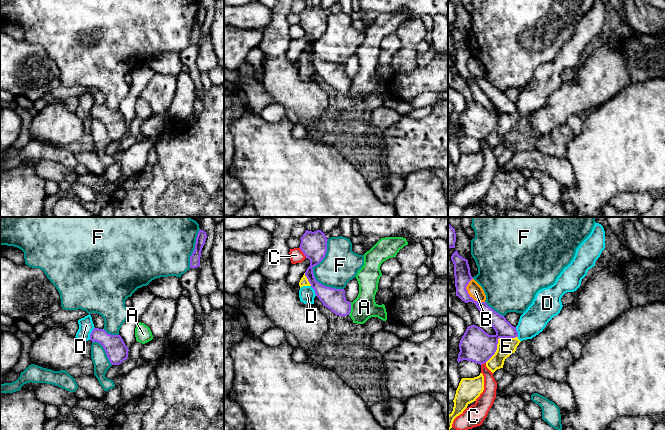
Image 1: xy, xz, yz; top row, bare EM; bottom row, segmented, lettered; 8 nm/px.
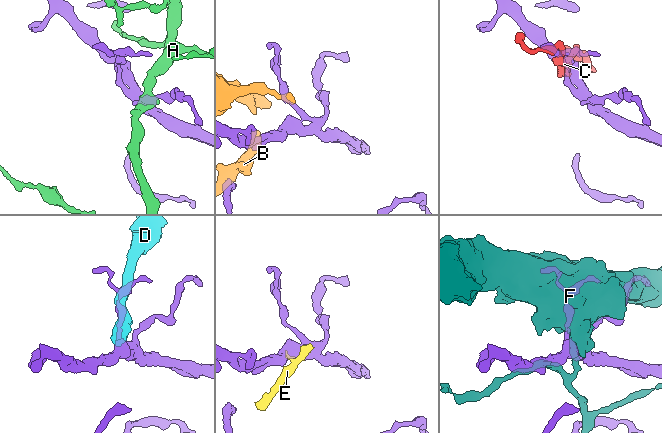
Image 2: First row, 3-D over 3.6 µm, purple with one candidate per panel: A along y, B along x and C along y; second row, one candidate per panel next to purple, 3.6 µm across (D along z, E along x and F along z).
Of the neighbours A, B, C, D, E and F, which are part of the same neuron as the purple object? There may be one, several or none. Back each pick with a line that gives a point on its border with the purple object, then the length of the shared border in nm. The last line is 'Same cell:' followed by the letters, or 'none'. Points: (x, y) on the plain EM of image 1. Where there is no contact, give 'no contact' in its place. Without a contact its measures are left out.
Same cell: none

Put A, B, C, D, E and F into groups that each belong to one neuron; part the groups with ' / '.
A / B / C / D E / F

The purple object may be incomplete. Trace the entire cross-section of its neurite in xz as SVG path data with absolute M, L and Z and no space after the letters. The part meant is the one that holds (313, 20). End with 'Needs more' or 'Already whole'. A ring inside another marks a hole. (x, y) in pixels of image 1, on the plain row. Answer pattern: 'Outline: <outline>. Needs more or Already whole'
Outline: M306 6L300 14L300 25L310 36L310 42L305 48L311 63L314 65L316 72L323 79L323 82L330 85L339 92L347 92L351 87L351 78L346 76L344 65L335 65L319 59L313 49L313 43L318 41L326 31L328 15L321 6Z. Already whole

